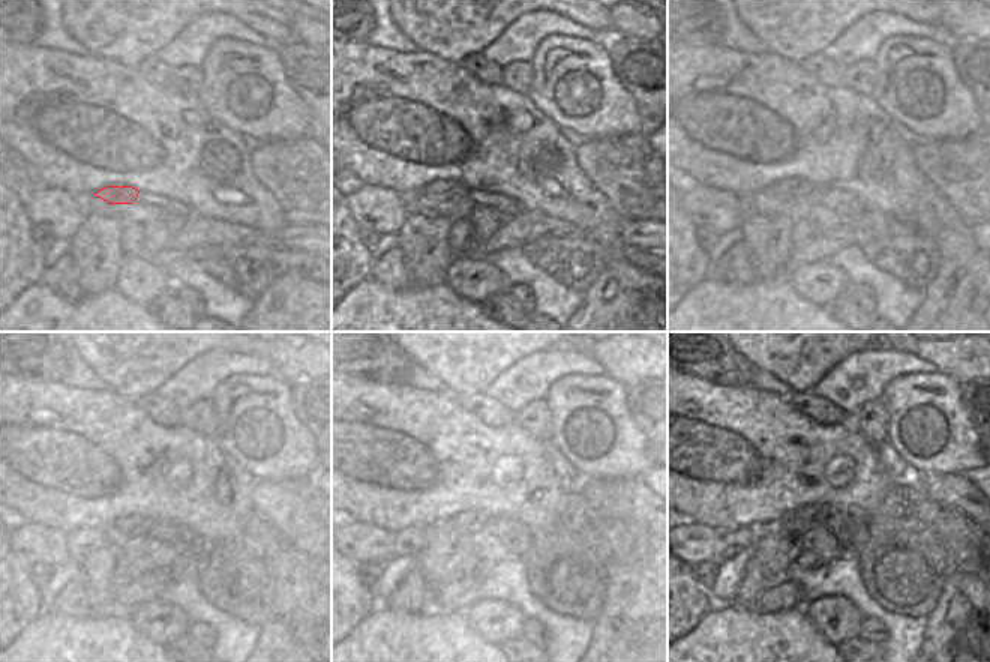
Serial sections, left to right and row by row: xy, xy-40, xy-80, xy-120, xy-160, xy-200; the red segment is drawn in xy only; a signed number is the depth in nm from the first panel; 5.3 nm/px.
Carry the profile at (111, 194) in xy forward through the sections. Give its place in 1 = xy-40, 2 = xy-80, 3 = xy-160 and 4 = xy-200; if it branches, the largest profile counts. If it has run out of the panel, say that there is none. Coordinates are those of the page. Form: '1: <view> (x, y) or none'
1: xy-40 (453, 188)
2: xy-80 (797, 189)
3: xy-160 (470, 521)
4: xy-200 (806, 517)

